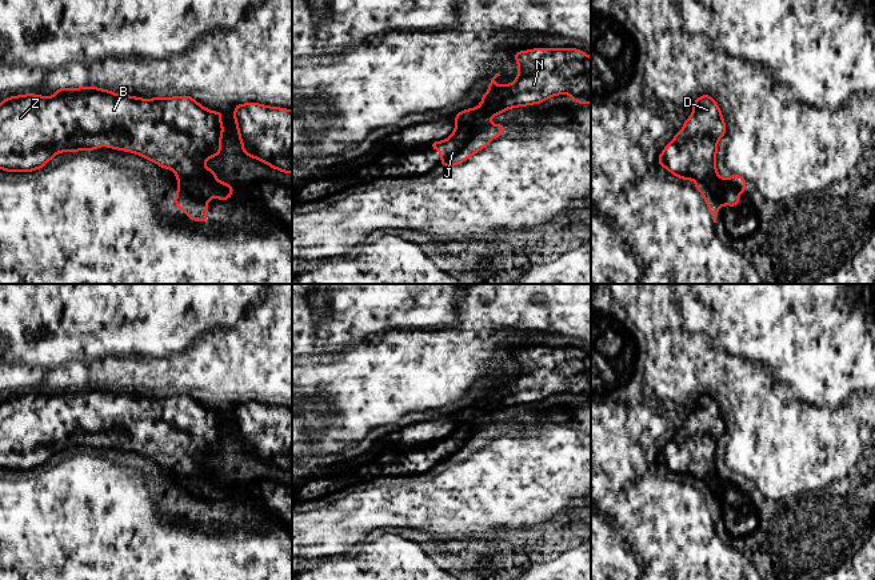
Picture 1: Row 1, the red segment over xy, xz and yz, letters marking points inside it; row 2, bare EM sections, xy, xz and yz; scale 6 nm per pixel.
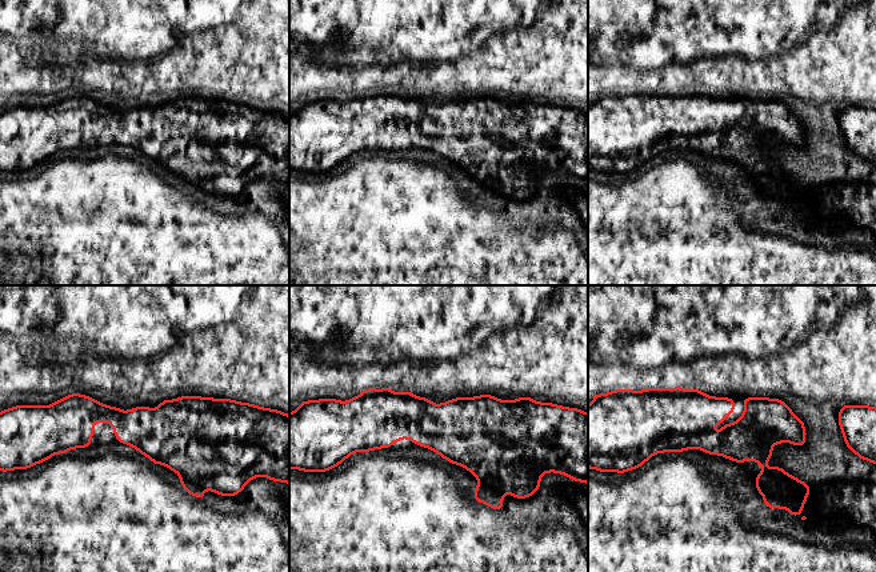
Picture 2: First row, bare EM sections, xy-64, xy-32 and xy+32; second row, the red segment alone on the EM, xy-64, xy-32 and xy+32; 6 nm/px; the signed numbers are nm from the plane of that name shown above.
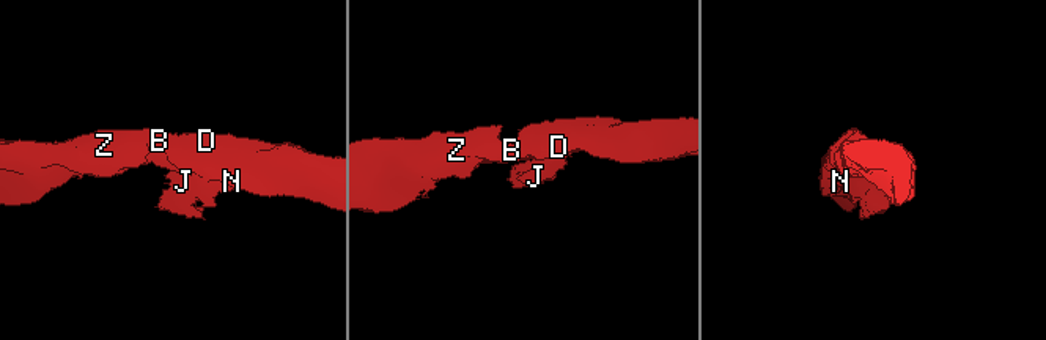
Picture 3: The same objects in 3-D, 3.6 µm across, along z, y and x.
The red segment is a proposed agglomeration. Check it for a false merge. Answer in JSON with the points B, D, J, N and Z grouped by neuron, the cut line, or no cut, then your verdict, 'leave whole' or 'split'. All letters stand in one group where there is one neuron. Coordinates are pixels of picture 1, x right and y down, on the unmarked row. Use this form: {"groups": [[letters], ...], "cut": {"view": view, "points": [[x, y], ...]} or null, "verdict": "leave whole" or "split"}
{"groups": [["B", "D", "N", "Z"], ["J"]], "cut": {"view": "xy", "points": [[178, 475], [187, 478], [202, 476], [214, 494]]}, "verdict": "split"}

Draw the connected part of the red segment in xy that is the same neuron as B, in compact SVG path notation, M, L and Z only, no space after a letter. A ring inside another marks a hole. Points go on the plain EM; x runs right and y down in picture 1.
M87 384L57 387L51 396L33 392L4 396L0 403L0 468L32 471L60 451L93 449L105 444L140 453L161 467L172 468L180 477L204 477L216 497L228 499L235 485L217 479L216 471L203 461L221 449L221 415L223 409L208 409L189 393L145 397ZM145 400L148 407L133 420L132 415Z

